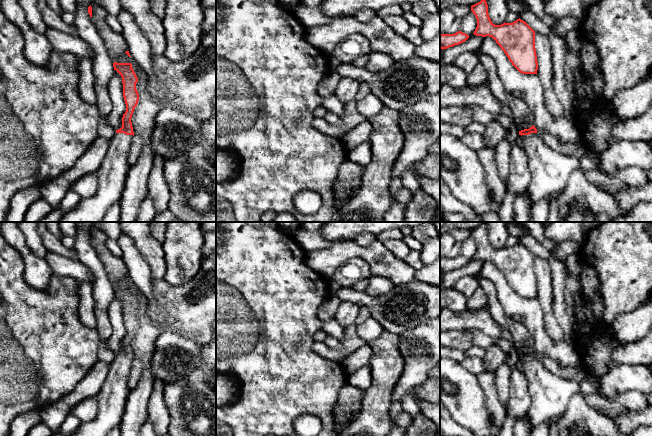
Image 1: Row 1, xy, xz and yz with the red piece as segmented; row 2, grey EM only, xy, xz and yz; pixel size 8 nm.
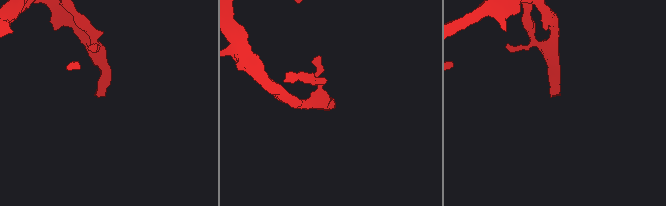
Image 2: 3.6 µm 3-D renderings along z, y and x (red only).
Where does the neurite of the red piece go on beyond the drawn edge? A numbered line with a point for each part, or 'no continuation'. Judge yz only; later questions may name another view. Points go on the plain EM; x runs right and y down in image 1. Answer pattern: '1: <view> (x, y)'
1: yz (550, 394)

